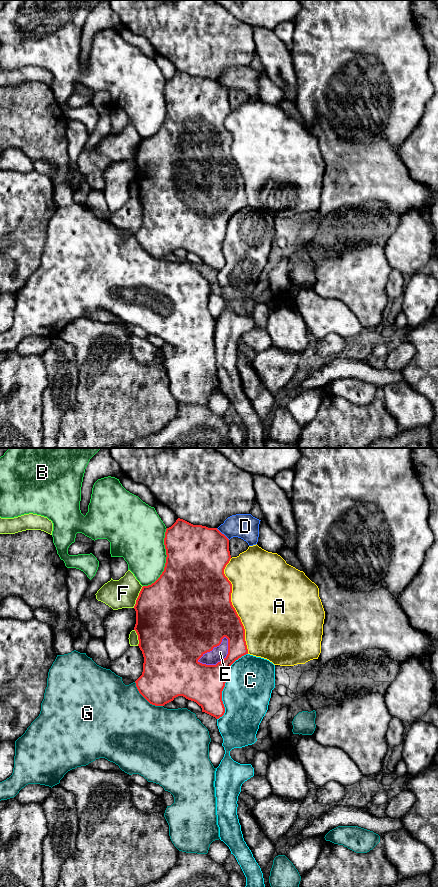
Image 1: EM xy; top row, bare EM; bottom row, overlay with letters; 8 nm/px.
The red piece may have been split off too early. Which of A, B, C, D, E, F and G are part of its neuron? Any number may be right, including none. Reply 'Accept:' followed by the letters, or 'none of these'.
Accept: E

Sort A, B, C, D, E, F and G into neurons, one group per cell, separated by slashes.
A / B G / C / D / E / F

